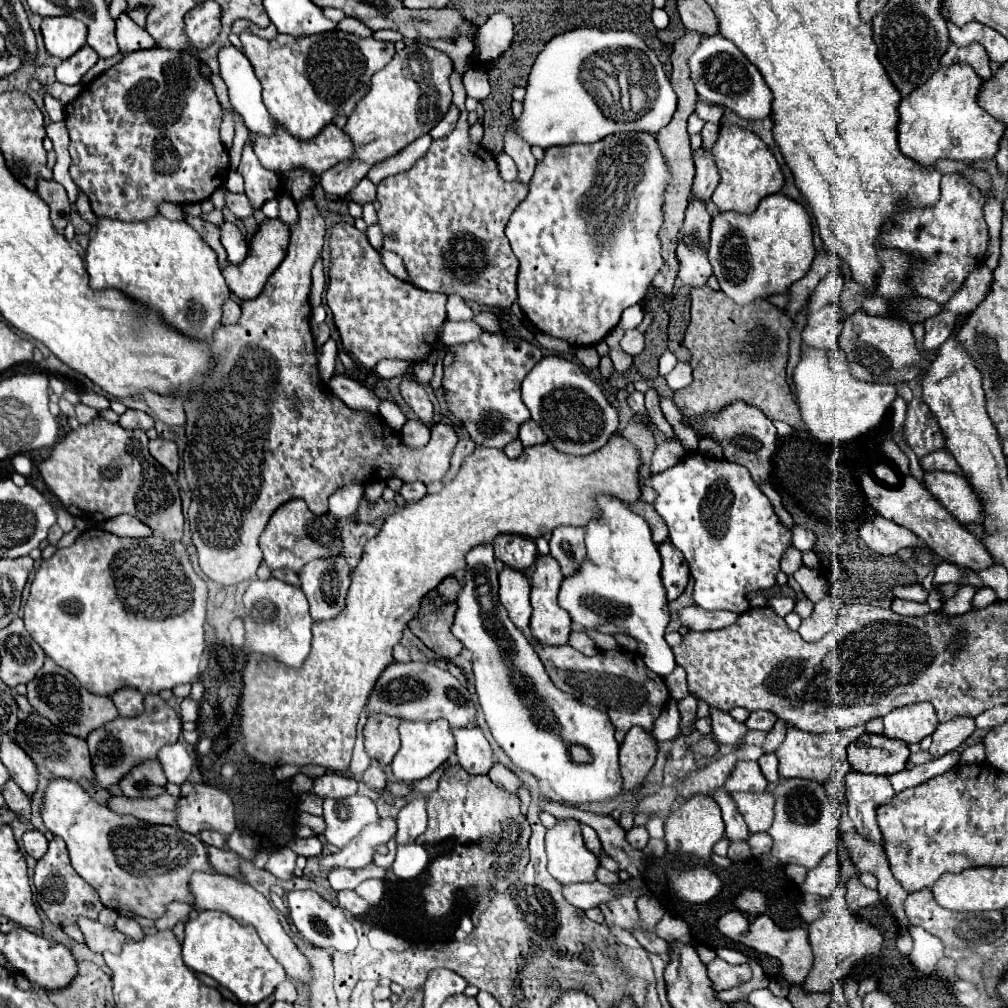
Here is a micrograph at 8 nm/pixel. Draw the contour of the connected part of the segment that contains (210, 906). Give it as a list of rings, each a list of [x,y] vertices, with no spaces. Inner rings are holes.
[[[194,872],[190,890],[194,894],[194,906],[200,910],[220,910],[236,918],[242,926],[254,926],[262,942],[268,946],[270,954],[284,966],[286,974],[298,982],[308,982],[310,980],[310,962],[308,958],[298,950],[298,946],[292,942],[288,932],[282,928],[278,910],[270,906],[270,902],[256,892],[250,884],[236,880],[232,876],[220,876],[220,874],[206,874],[206,872]]]

